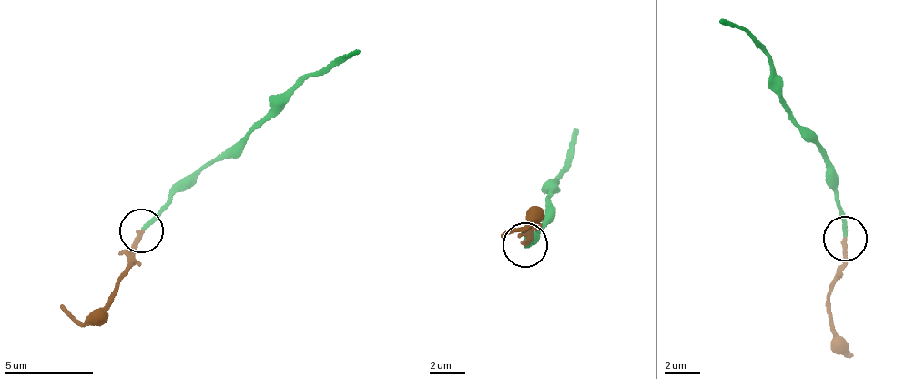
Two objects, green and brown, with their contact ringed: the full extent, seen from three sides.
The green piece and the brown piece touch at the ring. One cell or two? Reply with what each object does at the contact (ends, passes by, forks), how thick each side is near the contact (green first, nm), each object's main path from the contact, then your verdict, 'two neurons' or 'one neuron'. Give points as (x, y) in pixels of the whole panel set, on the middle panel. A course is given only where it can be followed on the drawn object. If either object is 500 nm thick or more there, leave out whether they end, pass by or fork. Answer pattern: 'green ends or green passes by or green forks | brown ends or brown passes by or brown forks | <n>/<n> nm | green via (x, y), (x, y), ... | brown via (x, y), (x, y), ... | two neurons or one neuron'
green ends | brown ends | 240/240 nm | green via (528, 243), (538, 230), (547, 195), (559, 177), (578, 129) | brown via (524, 243), (536, 210), (527, 221), (499, 236) | one neuron

